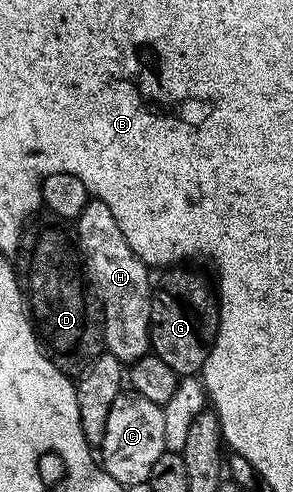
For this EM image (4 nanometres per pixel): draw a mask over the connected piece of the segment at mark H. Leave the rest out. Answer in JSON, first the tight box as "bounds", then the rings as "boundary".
{"bounds":[77,200,153,364],"boundary":[[[98,200],[88,201],[77,219],[77,226],[77,249],[103,315],[103,344],[106,353],[112,354],[119,362],[132,364],[145,357],[151,349],[153,278],[147,275],[150,274],[149,267],[136,256],[133,248],[129,248],[129,240],[125,240],[125,232],[121,232],[117,220],[113,220],[109,204]]]}

